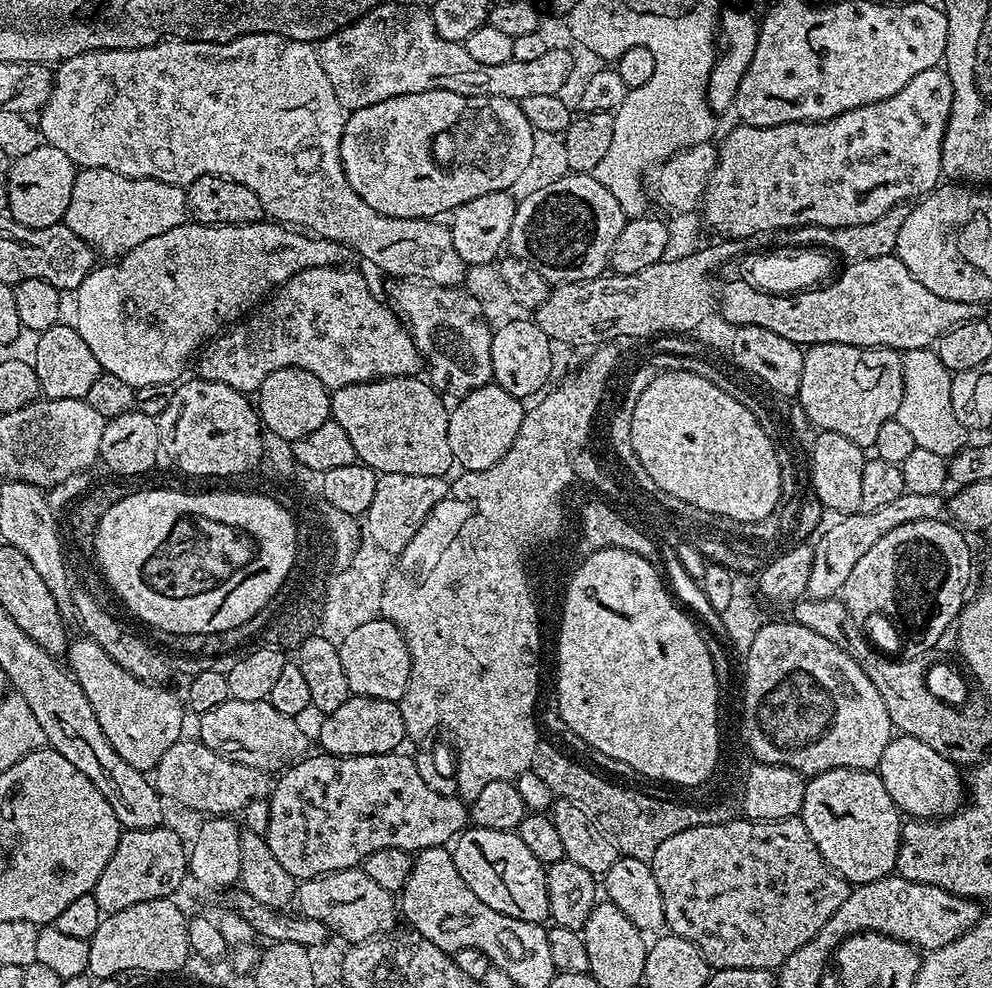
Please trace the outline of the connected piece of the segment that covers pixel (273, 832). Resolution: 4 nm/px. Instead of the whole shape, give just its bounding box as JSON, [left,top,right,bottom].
[263,750,469,882]

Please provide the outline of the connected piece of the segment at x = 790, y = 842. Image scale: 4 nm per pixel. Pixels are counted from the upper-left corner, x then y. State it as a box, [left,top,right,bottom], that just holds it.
[650,817,850,970]

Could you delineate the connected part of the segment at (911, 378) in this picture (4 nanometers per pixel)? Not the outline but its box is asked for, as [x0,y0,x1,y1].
[896,348,962,454]

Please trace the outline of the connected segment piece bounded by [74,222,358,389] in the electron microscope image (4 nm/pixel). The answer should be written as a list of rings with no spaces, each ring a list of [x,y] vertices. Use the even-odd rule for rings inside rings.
[[[189,222],[182,226],[174,226],[174,230],[166,230],[166,234],[157,234],[155,238],[146,238],[142,246],[134,246],[134,250],[124,253],[115,262],[104,262],[92,269],[92,273],[74,289],[76,296],[76,320],[74,327],[78,334],[82,334],[82,342],[90,346],[94,358],[98,358],[103,371],[122,378],[122,382],[130,382],[132,388],[150,386],[153,382],[166,382],[176,384],[181,379],[184,367],[199,353],[200,349],[218,332],[237,323],[245,314],[253,311],[273,290],[285,284],[295,272],[304,268],[317,268],[318,266],[352,266],[357,263],[358,257],[350,246],[342,246],[342,242],[323,240],[320,236],[305,234],[300,230],[293,230],[279,222],[261,222],[258,224],[197,224]]]

